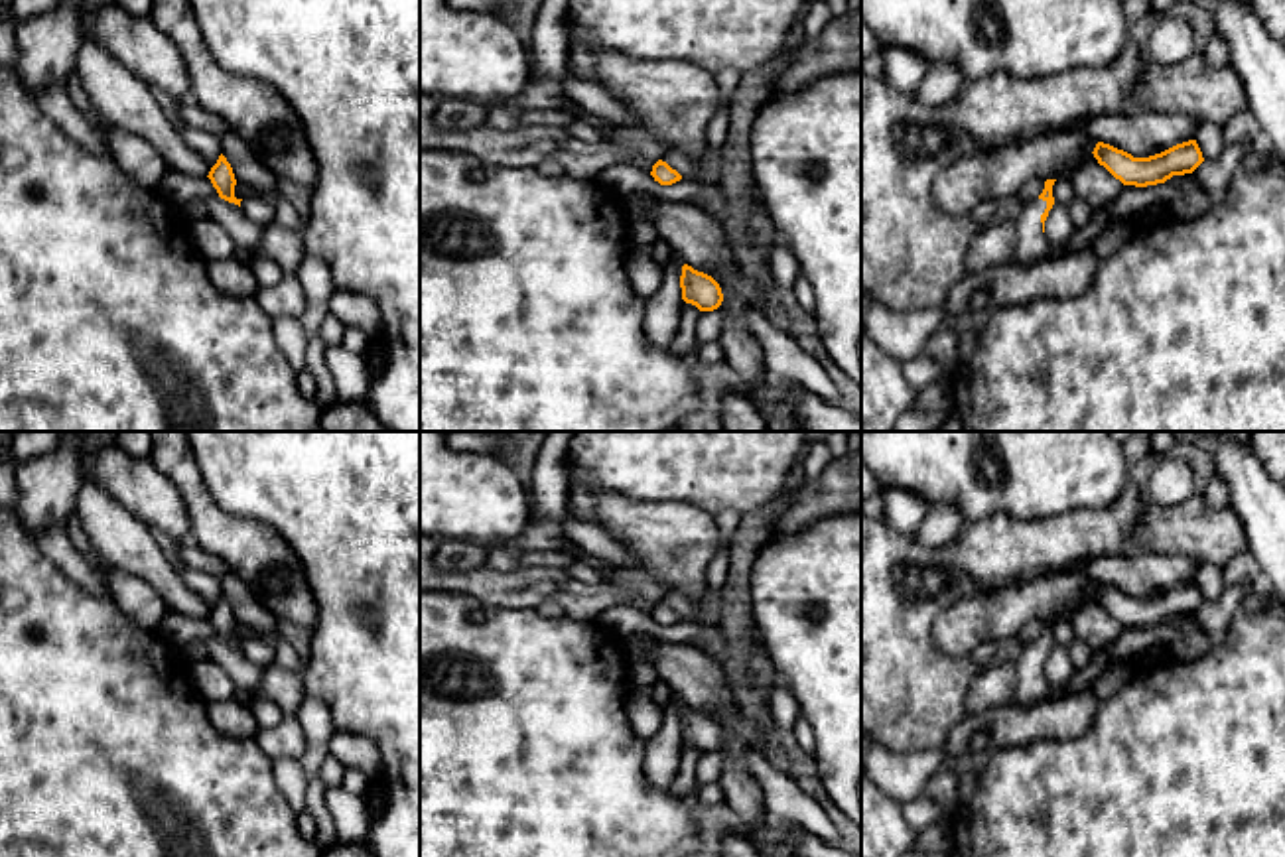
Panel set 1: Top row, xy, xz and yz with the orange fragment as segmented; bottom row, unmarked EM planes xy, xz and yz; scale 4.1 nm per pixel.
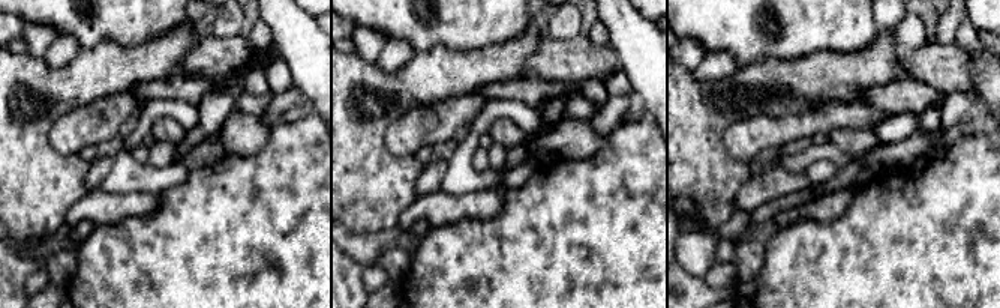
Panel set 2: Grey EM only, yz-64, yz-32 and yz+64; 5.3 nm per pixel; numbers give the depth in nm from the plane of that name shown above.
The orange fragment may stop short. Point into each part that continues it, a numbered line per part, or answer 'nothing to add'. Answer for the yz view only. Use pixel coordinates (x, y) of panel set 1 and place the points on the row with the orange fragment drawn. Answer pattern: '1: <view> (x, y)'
1: yz (1031, 245)

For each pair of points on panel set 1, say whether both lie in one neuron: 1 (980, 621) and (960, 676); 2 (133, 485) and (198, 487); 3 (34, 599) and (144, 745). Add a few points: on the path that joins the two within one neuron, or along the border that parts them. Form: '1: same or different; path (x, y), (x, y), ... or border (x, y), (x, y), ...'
1: different; border (931, 627), (933, 641), (946, 655), (970, 657)
2: different; border (148, 458), (176, 487), (192, 530)
3: same; path (48, 635), (48, 649), (109, 710)

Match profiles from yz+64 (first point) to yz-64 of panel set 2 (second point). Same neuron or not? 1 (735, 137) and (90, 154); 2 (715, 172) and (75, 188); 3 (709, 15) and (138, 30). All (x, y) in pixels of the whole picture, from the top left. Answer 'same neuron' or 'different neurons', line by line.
1: different neurons
2: same neuron
3: same neuron

